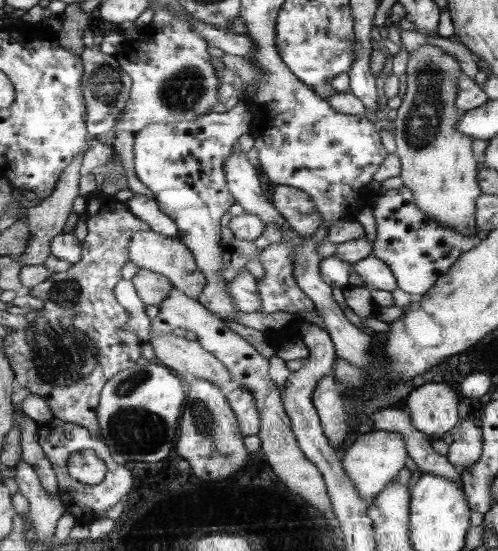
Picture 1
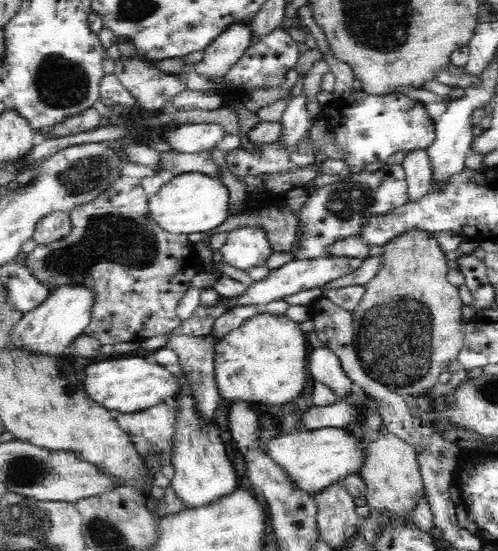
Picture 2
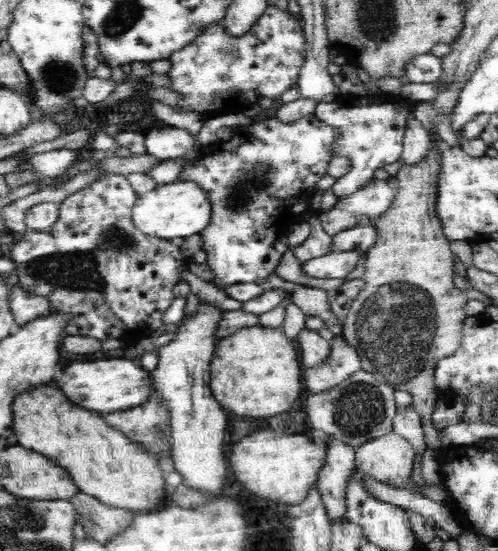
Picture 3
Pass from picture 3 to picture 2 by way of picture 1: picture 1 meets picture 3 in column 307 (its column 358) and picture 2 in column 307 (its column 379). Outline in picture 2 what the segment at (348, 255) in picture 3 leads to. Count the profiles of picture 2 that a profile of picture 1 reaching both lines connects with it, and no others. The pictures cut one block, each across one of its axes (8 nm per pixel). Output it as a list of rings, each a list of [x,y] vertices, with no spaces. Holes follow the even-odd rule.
[[[319,256],[312,257],[311,259],[293,259],[288,263],[282,265],[277,269],[270,270],[268,278],[260,280],[260,282],[254,281],[242,296],[236,296],[236,298],[225,298],[216,304],[216,306],[202,306],[200,305],[188,320],[183,320],[172,332],[172,335],[196,335],[206,336],[212,332],[215,320],[224,311],[234,308],[236,305],[258,305],[266,306],[273,300],[282,300],[285,296],[290,294],[296,294],[301,290],[310,290],[310,288],[316,288],[319,286],[322,288],[327,282],[336,280],[341,276],[354,272],[354,270],[362,266],[363,260],[358,257],[349,256]]]

